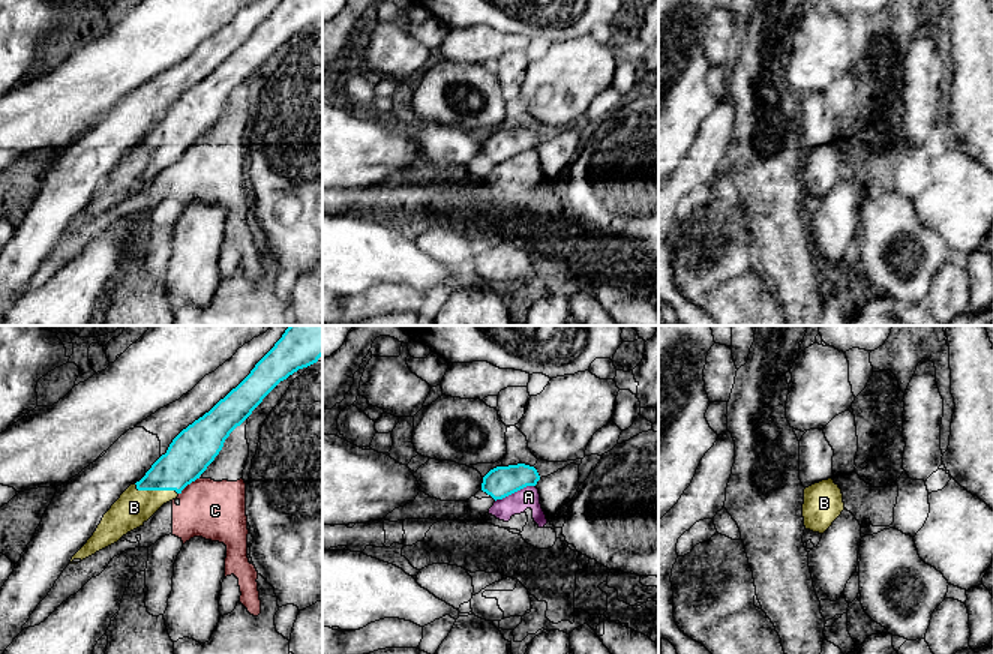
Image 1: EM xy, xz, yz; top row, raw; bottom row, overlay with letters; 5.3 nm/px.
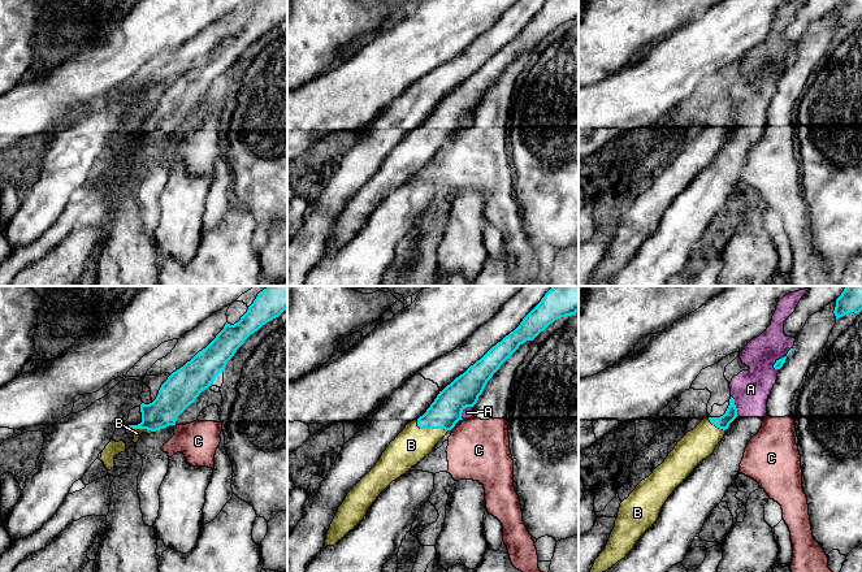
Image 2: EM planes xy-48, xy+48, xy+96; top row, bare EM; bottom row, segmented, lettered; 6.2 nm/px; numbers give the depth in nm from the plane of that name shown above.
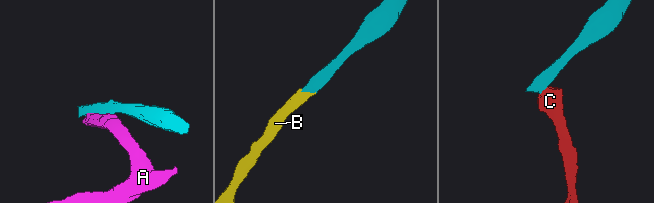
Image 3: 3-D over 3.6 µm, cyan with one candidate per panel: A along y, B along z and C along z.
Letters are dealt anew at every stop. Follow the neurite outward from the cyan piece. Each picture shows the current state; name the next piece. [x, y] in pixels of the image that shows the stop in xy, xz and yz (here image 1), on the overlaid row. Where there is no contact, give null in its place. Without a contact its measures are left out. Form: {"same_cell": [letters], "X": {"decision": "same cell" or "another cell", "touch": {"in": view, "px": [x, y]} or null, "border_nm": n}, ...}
{"same_cell": ["B"], "A": {"decision": "another cell", "touch": {"in": "xz", "px": [515, 491]}, "border_nm": 240}, "B": {"decision": "same cell", "touch": {"in": "xy", "px": [155, 489]}, "border_nm": 240}, "C": {"decision": "another cell", "touch": {"in": "xy", "px": [188, 483]}, "border_nm": 140}}

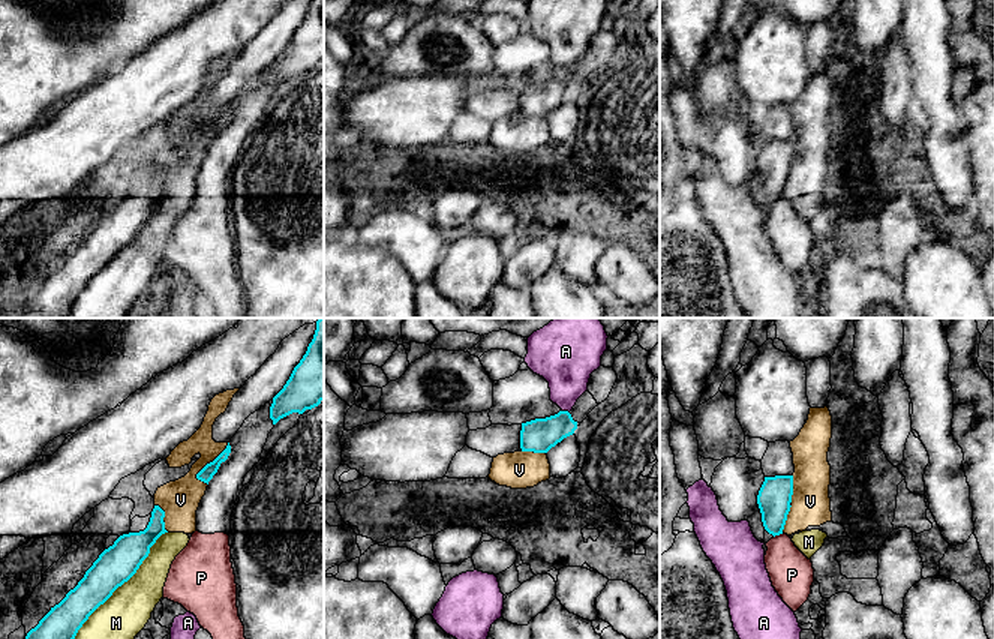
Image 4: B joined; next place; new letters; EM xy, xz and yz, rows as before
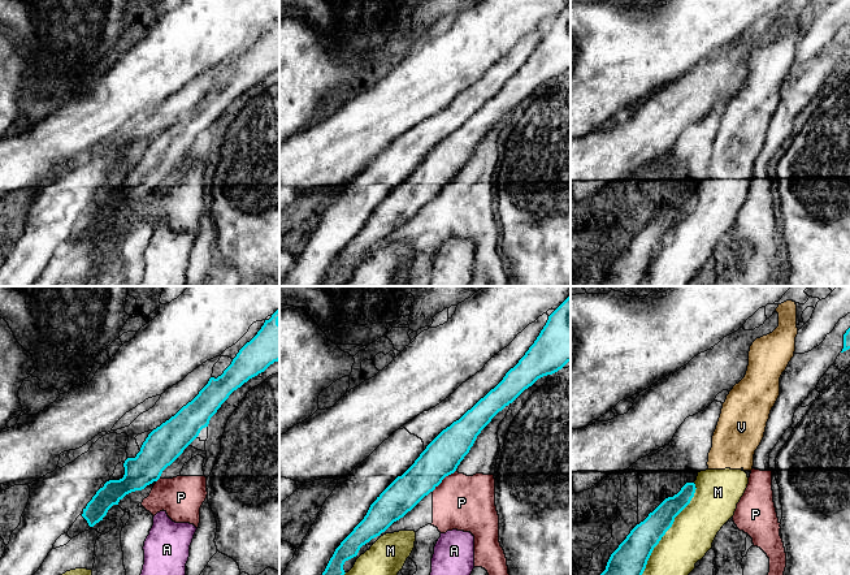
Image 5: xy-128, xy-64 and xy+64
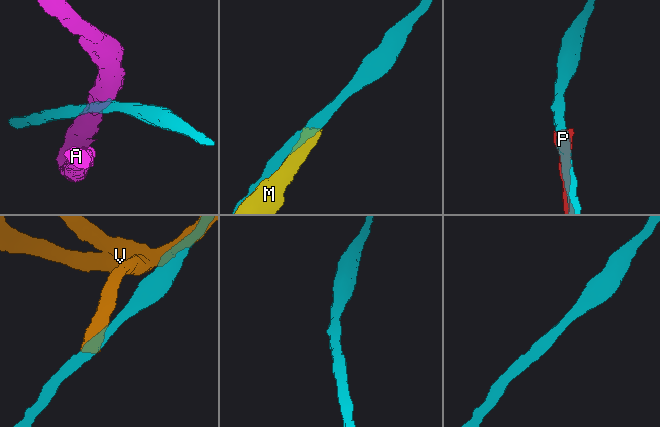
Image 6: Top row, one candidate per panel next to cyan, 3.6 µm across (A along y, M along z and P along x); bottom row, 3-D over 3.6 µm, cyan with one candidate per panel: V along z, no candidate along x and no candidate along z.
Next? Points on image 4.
{"same_cell": [], "A": {"decision": "another cell", "touch": {"in": "xz", "px": [565, 411]}, "border_nm": 40}, "M": {"decision": "another cell", "touch": {"in": "xy", "px": [122, 584]}, "border_nm": 750}, "P": {"decision": "another cell", "touch": {"in": "yz", "px": [778, 534]}, "border_nm": 60}, "V": {"decision": "another cell", "touch": {"in": "xy", "px": [210, 462]}, "border_nm": 260}}

